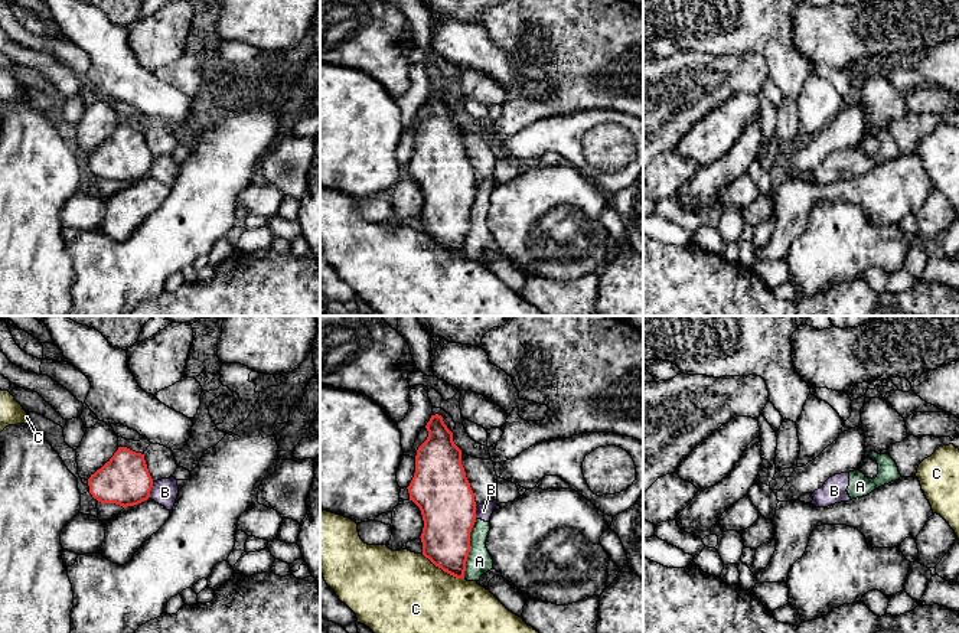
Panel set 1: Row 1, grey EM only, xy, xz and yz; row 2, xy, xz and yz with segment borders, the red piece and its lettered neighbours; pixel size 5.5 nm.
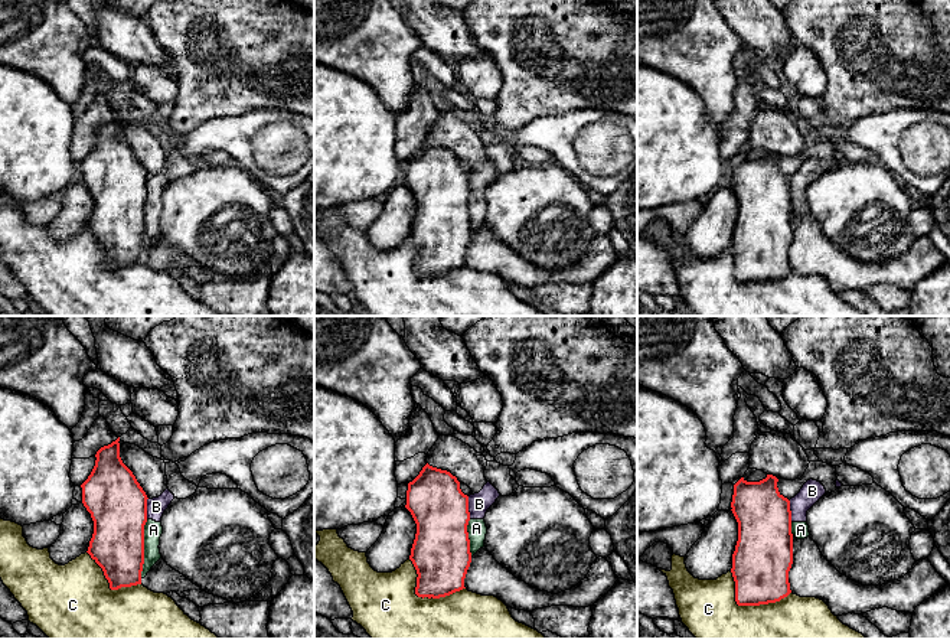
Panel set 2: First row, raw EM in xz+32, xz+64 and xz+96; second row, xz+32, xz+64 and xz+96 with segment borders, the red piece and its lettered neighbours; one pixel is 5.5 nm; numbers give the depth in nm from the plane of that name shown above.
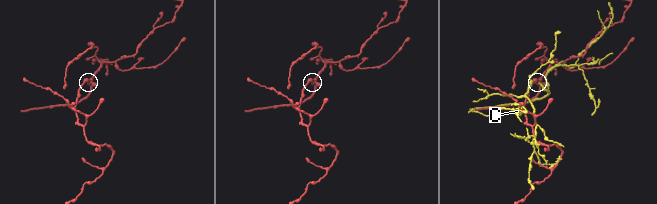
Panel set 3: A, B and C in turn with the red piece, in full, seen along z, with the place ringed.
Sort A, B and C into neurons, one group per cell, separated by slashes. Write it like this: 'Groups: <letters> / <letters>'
Groups: A B / C

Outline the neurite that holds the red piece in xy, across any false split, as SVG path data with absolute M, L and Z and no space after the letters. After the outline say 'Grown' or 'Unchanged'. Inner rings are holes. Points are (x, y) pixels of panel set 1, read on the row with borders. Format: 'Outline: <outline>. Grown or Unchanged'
Outline: M118 447L114 456L91 474L88 486L89 493L98 502L127 508L150 497L153 479L144 454Z. Unchanged

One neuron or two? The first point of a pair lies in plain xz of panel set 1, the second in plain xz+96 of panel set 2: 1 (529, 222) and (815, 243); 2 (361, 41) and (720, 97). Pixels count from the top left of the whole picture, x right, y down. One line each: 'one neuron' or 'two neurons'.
1: two neurons
2: one neuron

